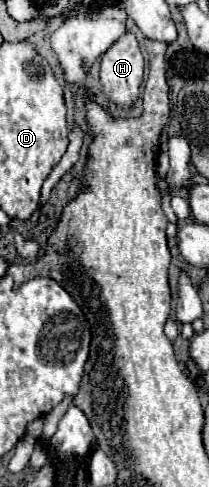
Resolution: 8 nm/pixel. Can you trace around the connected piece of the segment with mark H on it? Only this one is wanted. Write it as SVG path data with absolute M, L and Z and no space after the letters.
M124 31L124 35L108 47L108 51L102 55L100 65L100 85L104 95L114 101L122 109L132 109L132 105L138 101L140 85L144 79L144 57L140 51L140 43L132 31Z

